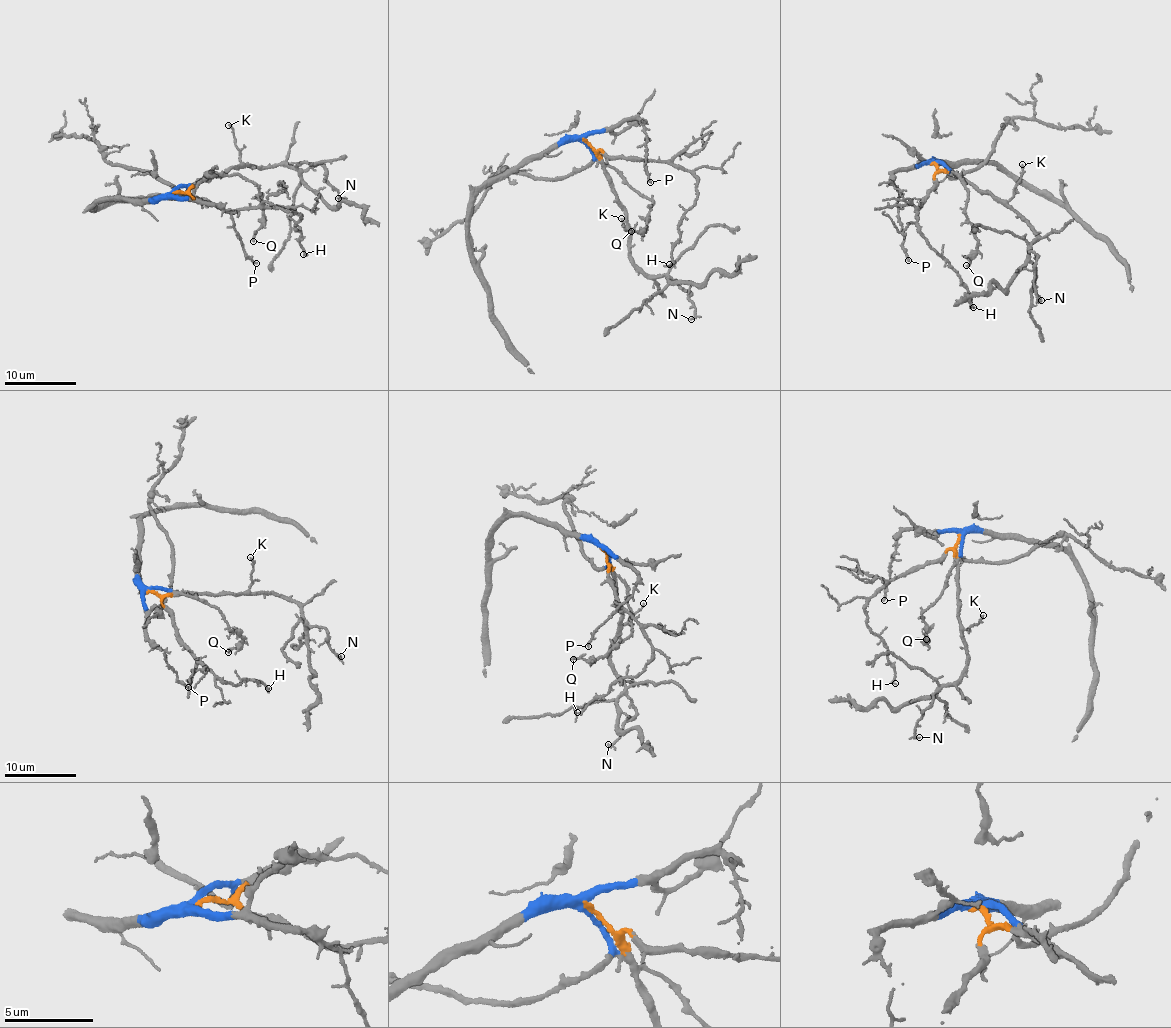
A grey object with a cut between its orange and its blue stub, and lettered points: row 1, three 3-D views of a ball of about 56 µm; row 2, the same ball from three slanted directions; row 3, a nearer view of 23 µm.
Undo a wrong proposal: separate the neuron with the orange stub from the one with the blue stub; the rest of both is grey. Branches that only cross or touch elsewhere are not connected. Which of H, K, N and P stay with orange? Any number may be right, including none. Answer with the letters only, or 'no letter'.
H, K, N

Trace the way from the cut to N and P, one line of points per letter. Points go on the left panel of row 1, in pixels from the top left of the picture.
N: (171, 194), (233, 167), (274, 164), (304, 169), (321, 165), (324, 179), (338, 191), (340, 198), (337, 198)
P: (171, 194), (216, 205), (231, 212), (232, 226), (245, 256), (256, 263)

